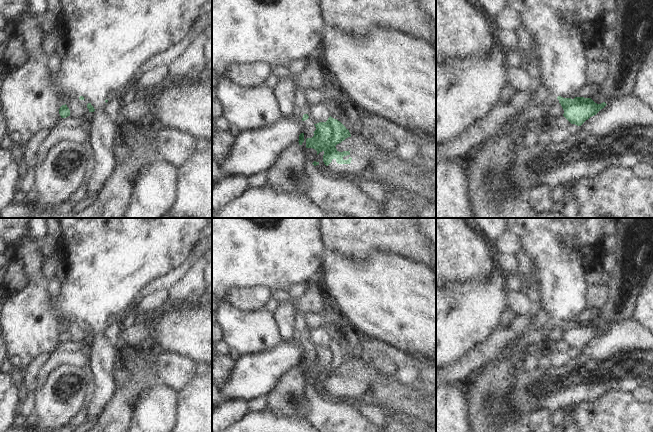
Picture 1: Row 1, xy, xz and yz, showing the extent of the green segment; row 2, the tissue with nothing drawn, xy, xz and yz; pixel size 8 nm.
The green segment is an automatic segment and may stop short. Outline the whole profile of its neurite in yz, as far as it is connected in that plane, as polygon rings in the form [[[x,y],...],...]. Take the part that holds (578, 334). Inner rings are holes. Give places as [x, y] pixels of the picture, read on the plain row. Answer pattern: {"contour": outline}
{"contour": [[[558,320],[557,323],[564,334],[563,340],[571,348],[577,350],[581,350],[586,344],[596,339],[607,329],[605,326],[597,328],[591,322],[584,321],[571,323]]]}

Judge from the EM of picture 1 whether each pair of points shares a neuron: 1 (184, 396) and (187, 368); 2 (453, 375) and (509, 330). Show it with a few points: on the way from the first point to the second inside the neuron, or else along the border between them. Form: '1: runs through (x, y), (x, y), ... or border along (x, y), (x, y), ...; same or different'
1: border along (196, 373), (177, 392); different
2: runs through (467, 367), (495, 344); same

